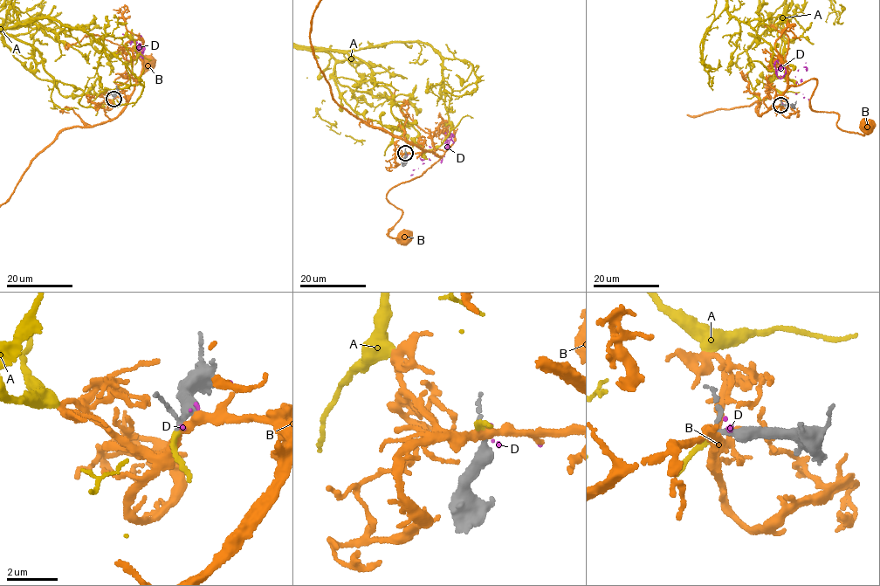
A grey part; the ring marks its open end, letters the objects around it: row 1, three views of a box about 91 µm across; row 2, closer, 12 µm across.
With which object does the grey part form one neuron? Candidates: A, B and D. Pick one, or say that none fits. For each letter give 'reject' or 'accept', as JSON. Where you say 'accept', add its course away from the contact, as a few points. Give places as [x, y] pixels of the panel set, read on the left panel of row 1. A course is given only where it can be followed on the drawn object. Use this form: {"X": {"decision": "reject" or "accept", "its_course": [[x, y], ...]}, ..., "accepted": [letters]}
{"A": {"decision": "accept"}, "B": {"decision": "reject"}, "D": {"decision": "reject"}, "accepted": ["A"]}

